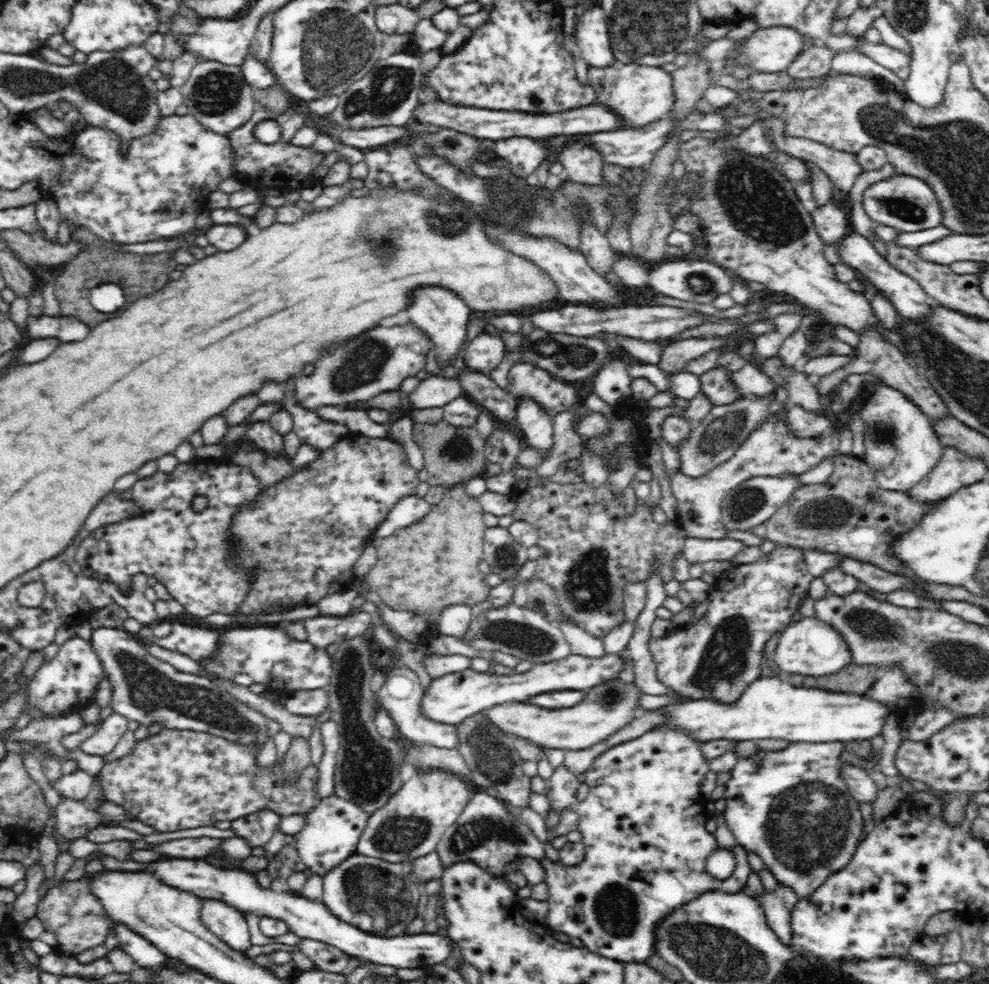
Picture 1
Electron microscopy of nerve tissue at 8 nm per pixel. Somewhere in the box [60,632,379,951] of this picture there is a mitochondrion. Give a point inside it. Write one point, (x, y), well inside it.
(149, 690)

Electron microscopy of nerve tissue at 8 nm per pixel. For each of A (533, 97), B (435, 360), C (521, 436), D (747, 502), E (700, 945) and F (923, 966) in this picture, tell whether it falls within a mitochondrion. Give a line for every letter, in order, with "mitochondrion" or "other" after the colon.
A: mitochondrion
B: other
C: other
D: mitochondrion
E: mitochondrion
F: other

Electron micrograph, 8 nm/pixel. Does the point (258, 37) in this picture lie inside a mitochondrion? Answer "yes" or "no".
no

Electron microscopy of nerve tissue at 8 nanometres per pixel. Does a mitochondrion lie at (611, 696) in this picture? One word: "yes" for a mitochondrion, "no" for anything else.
yes

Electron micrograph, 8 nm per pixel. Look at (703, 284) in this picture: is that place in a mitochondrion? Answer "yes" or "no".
yes

